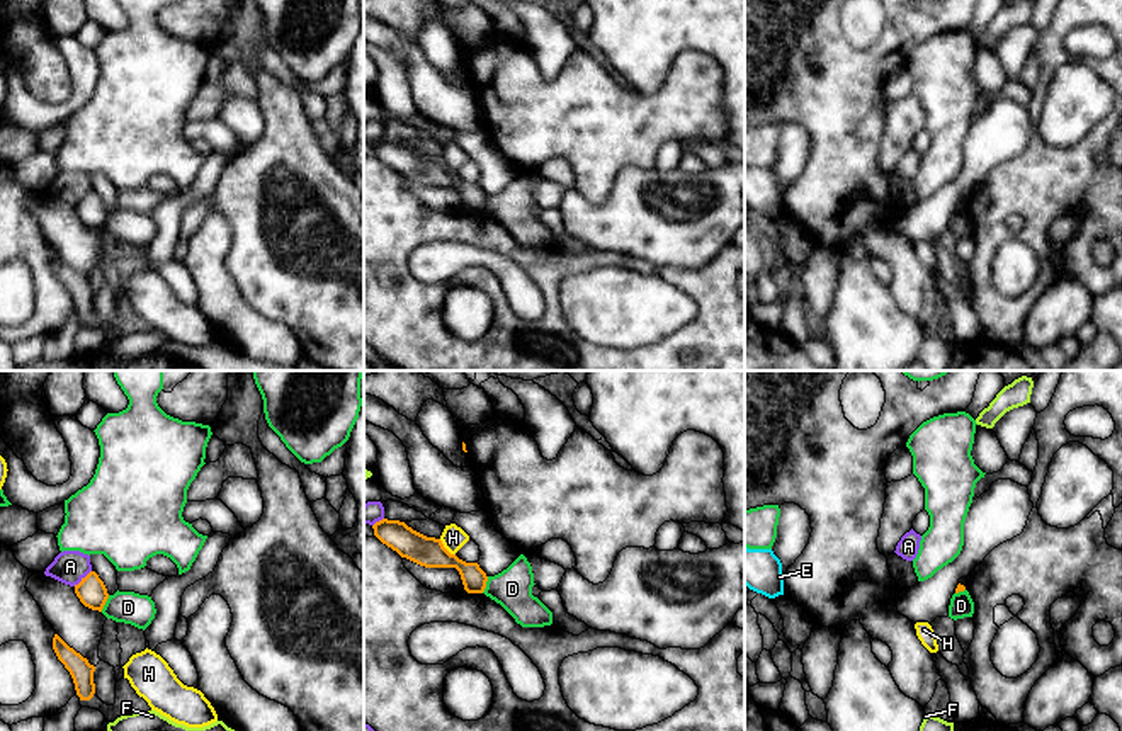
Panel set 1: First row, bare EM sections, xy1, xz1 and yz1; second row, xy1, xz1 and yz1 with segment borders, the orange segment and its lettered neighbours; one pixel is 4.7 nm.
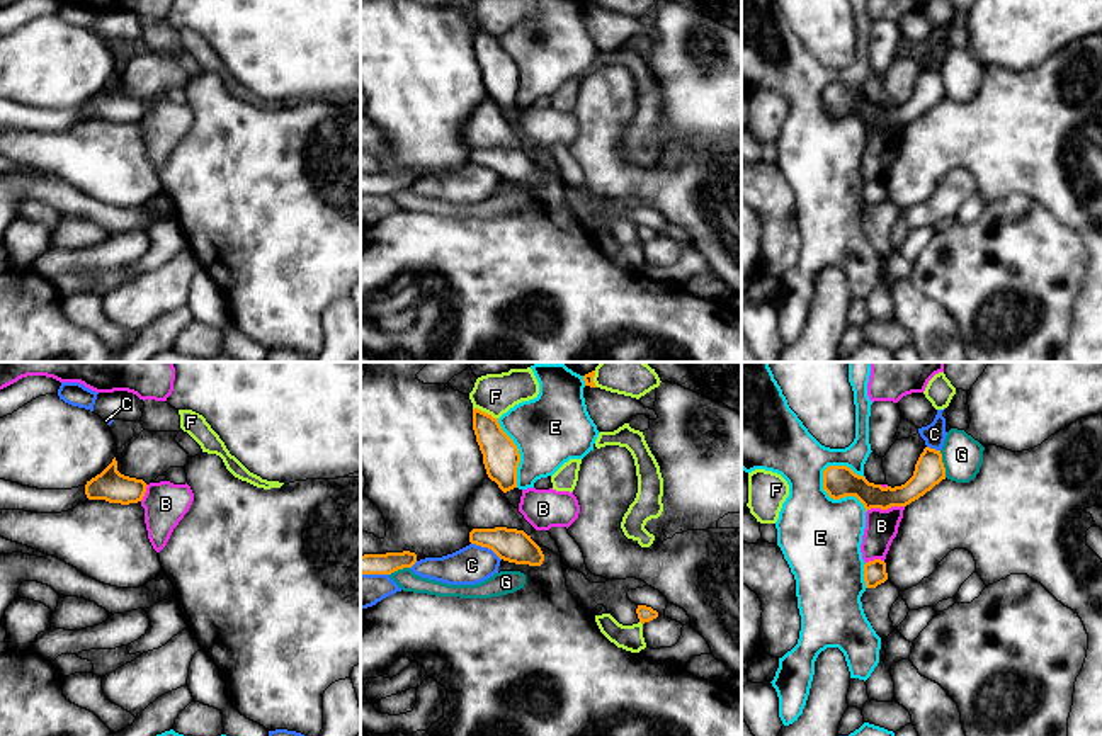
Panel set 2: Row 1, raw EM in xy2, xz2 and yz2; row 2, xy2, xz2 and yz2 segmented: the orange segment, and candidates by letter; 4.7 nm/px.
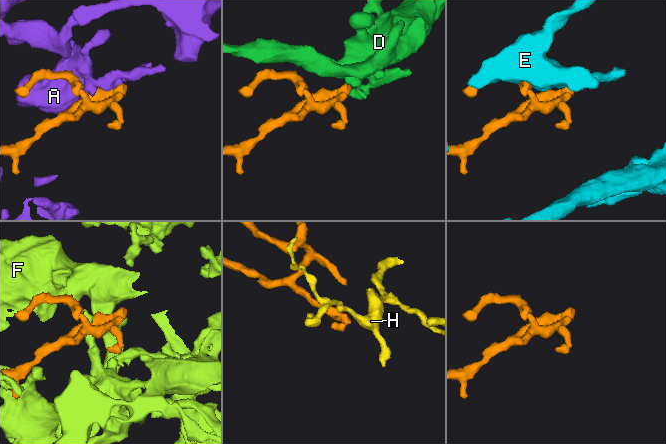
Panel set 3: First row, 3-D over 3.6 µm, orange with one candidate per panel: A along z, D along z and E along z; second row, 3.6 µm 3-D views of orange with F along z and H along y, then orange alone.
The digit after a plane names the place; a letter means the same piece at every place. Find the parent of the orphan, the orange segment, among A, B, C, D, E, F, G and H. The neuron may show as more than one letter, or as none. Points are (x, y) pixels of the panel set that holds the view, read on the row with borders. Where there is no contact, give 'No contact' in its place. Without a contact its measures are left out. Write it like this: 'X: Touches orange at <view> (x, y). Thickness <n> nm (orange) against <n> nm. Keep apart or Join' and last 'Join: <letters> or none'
A: Touches orange at xy1 (82, 578). Thickness 140 nm (orange) against 160 nm. Keep apart
B: Touches orange at yz2 (885, 509). Thickness 150 nm (orange) against 160 nm. Keep apart
C: Touches orange at xz2 (487, 546). Thickness 160 nm (orange) against 180 nm. Keep apart
D: Touches orange at xy1 (104, 604). Thickness 140 nm (orange) against 150 nm. Keep apart
E: Touches orange at yz2 (834, 498). Thickness 160 nm (orange) against 380 nm. Keep apart
F: Touches orange at xz2 (483, 412). Thickness 180 nm (orange) against 190 nm. Keep apart
G: Touches orange at yz2 (942, 464). Thickness 140 nm (orange) against 190 nm. Keep apart
H: Touches orange at xz1 (444, 548). Thickness 140 nm (orange) against 120 nm. Keep apart
Join: none

